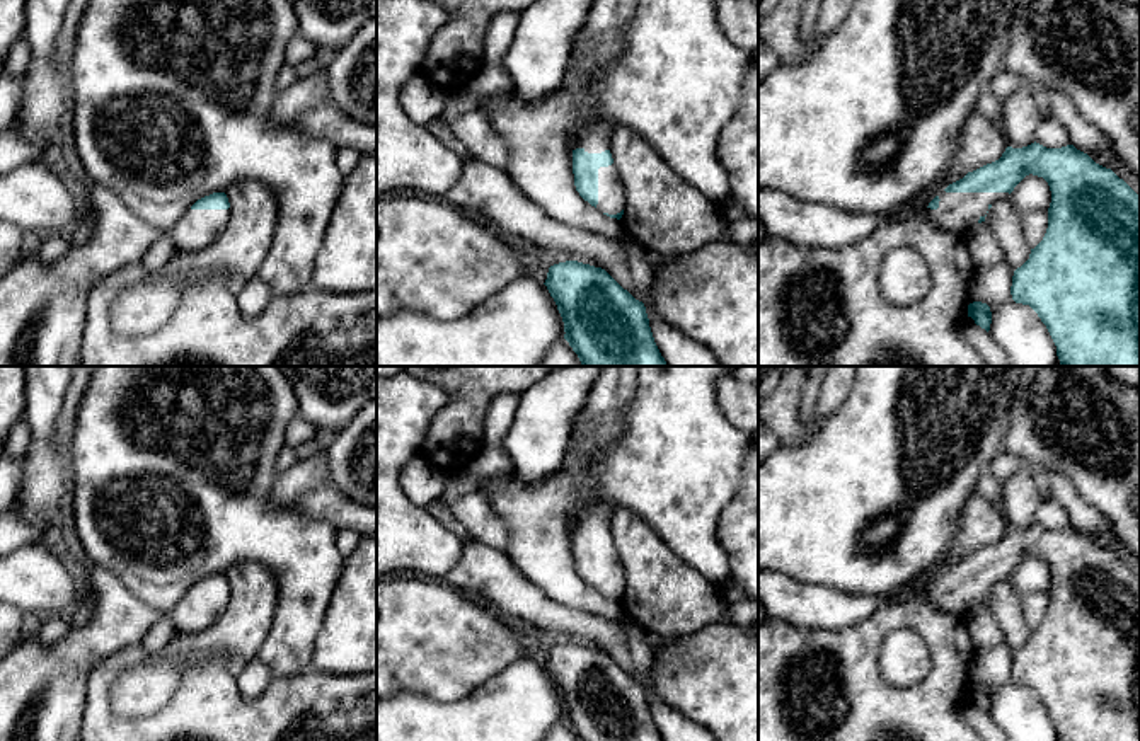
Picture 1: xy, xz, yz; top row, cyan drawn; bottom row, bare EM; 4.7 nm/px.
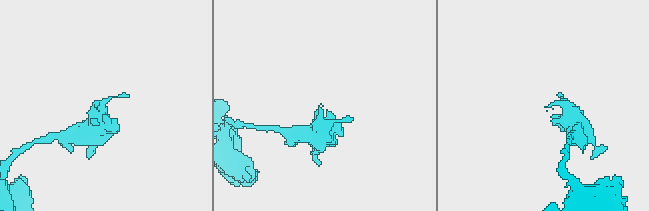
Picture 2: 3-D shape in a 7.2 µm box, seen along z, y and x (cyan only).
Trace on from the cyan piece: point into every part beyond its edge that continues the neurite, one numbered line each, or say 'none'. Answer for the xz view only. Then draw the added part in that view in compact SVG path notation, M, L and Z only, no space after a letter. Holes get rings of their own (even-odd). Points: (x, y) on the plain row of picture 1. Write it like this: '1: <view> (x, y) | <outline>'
1: xz (610, 571) | M615 545L598 550L598 586L596 591L617 596L625 589L624 566Z

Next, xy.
1: xy (198, 610) | M187 591L167 613L179 634L199 634L211 627L230 603L228 591Z

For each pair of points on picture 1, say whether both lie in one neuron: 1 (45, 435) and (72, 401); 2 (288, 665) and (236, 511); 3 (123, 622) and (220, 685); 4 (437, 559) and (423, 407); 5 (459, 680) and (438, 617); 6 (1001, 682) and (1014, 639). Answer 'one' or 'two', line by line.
1: two
2: one
3: two
4: one
5: one
6: two

